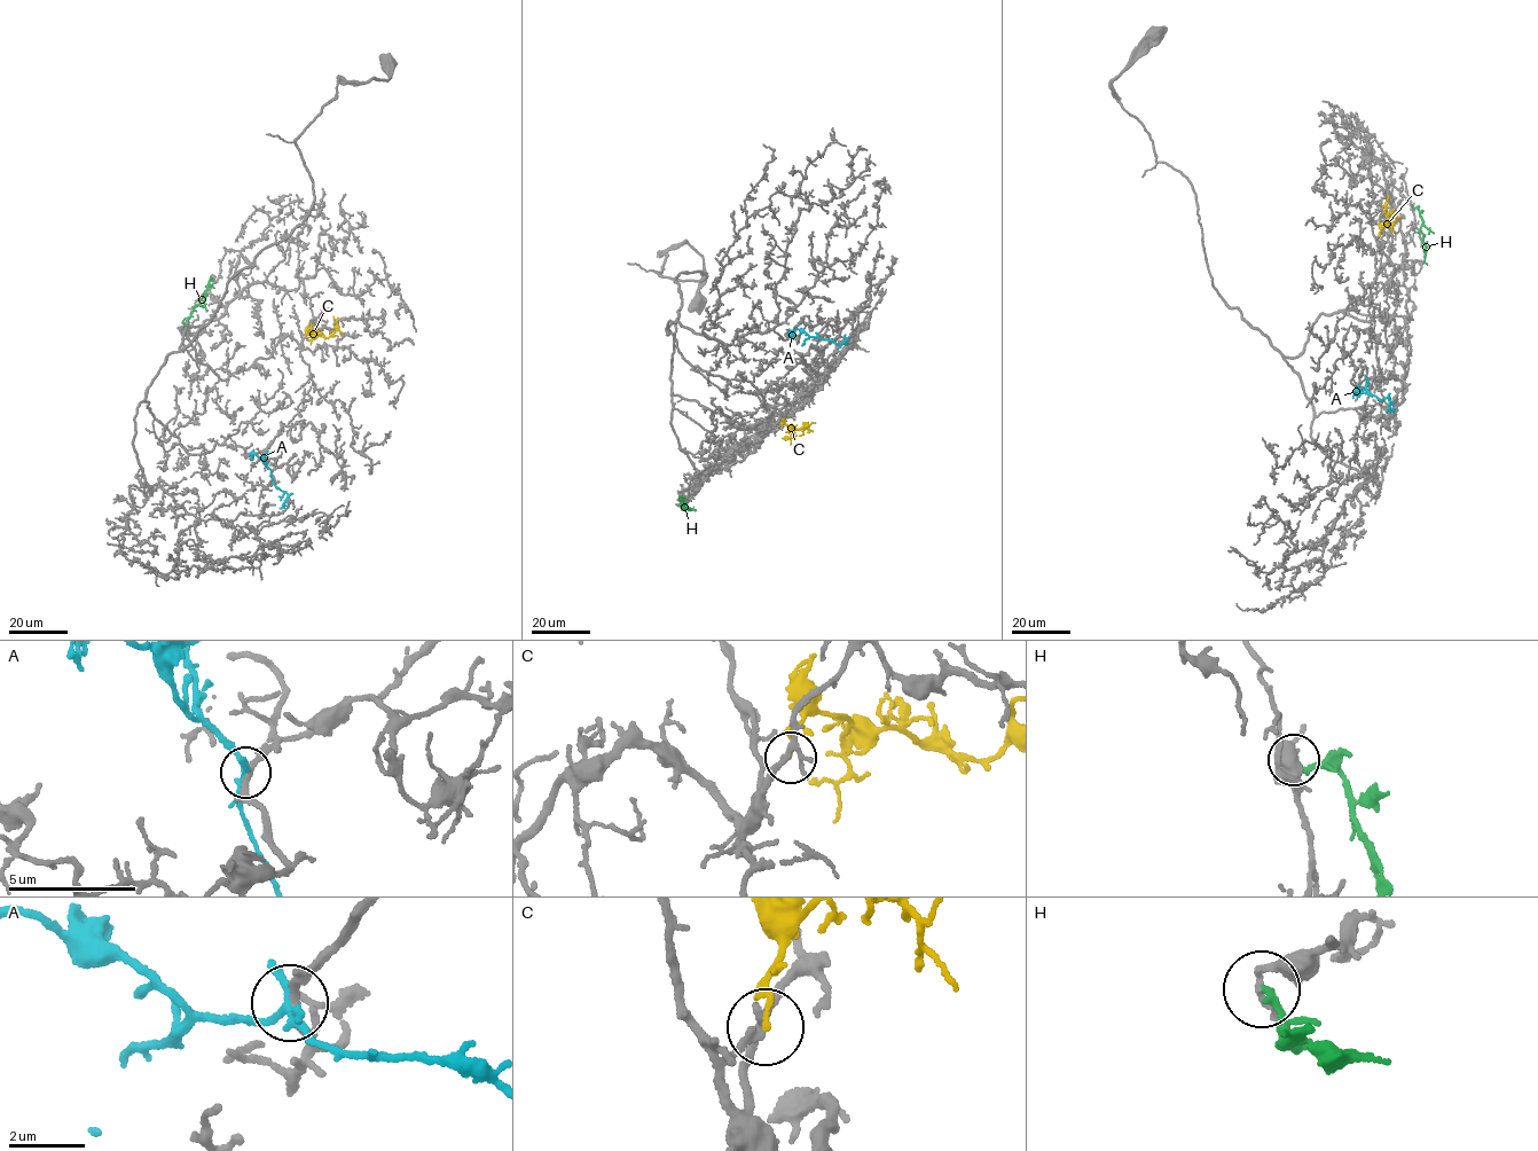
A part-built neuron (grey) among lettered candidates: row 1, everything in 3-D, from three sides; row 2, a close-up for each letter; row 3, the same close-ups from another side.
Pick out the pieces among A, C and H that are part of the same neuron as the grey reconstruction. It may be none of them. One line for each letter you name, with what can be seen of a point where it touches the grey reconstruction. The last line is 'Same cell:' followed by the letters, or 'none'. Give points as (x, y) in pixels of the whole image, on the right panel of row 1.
Same cell: none

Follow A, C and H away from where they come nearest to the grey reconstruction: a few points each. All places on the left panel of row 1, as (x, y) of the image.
A: (272, 471), (276, 486), (288, 495), (284, 506), (279, 508)
C: (305, 337), (310, 331), (329, 336), (331, 330), (337, 329), (332, 316)
H: (210, 276), (206, 291), (182, 322), (183, 328)

